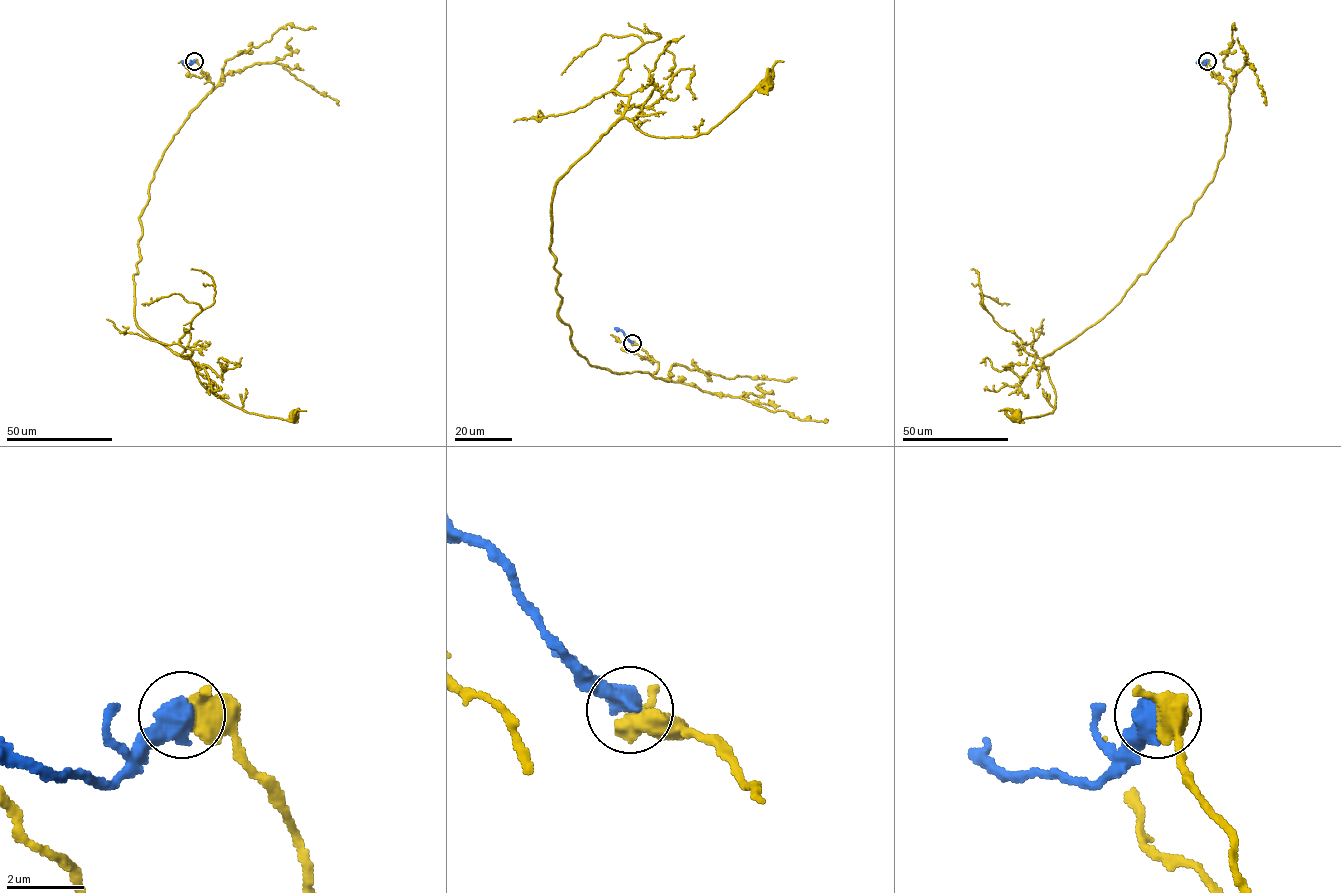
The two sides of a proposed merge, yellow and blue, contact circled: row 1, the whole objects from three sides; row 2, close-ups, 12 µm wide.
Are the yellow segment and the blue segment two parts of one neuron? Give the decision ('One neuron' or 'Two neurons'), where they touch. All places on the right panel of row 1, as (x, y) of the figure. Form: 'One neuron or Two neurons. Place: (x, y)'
One neuron. Place: (1207, 61)

